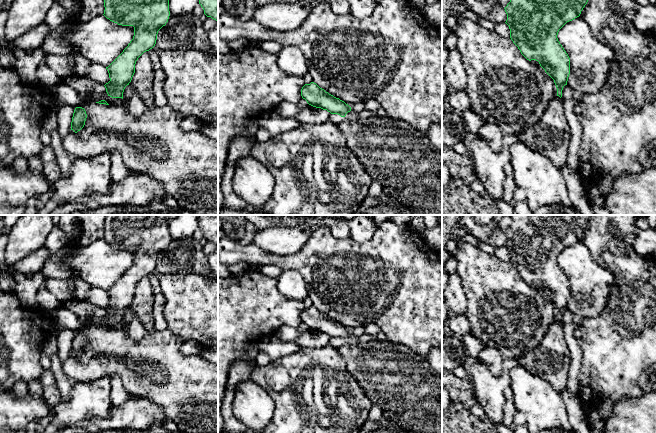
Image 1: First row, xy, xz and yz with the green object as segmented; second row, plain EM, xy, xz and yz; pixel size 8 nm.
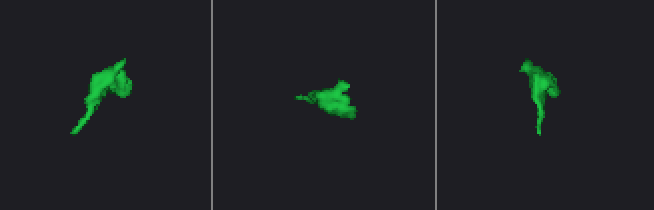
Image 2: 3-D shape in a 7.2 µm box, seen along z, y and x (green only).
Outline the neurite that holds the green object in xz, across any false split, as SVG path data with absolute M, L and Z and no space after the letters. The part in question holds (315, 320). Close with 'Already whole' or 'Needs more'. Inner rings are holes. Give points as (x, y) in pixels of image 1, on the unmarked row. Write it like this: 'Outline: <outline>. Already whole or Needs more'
Outline: M316 307L305 308L301 313L301 320L313 331L327 334L331 338L345 341L351 335L351 331L339 322L326 316Z. Already whole

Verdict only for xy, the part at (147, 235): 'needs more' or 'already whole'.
already whole

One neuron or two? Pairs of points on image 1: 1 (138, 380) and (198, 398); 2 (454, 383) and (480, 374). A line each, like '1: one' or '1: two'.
1: one
2: two

